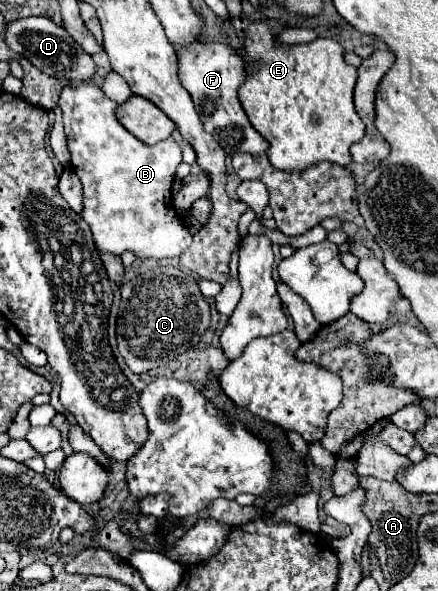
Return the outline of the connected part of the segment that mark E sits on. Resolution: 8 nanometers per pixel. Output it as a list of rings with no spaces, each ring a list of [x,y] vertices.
[[[252,23],[246,33],[246,69],[248,79],[240,87],[242,107],[254,125],[254,129],[270,143],[266,155],[270,163],[280,171],[304,171],[320,161],[332,161],[346,167],[350,157],[350,145],[364,137],[364,123],[356,115],[352,91],[356,83],[356,67],[346,65],[344,49],[334,39],[314,39],[306,45],[282,47],[266,23]]]

